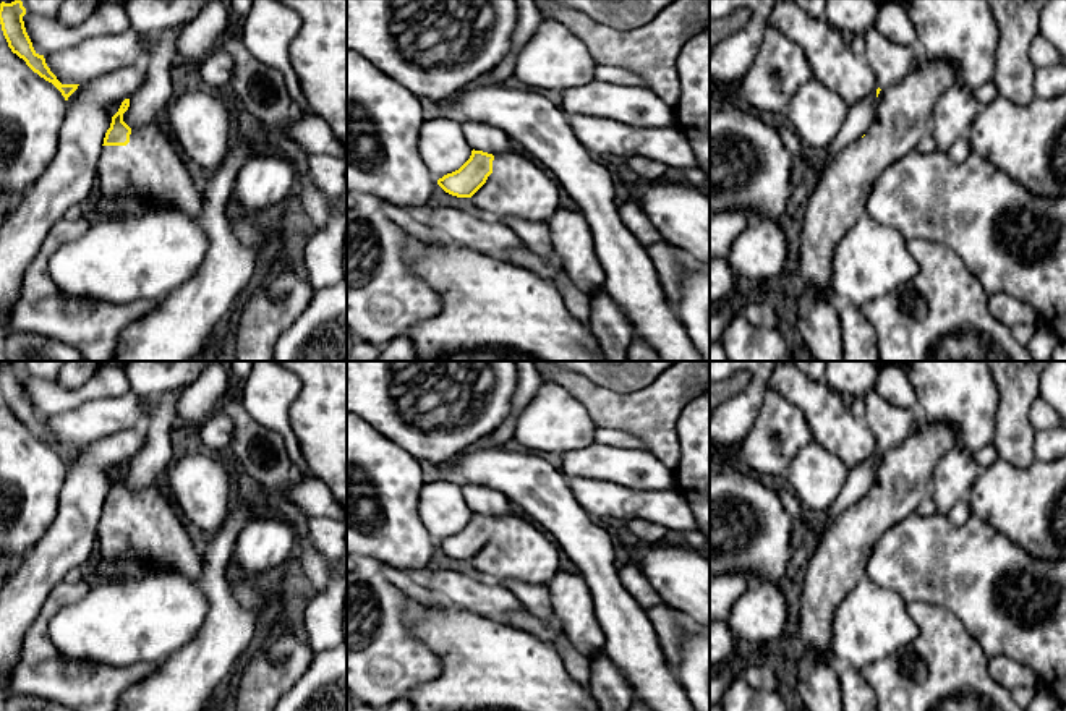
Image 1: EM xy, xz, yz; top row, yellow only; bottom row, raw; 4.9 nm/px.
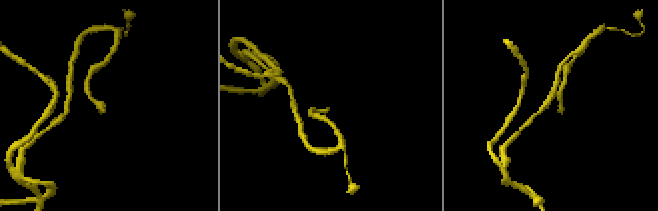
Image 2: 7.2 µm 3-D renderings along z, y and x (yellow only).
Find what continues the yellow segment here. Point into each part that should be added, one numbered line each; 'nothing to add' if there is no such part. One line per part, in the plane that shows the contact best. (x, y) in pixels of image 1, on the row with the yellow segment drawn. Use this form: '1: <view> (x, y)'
1: xz (519, 187)

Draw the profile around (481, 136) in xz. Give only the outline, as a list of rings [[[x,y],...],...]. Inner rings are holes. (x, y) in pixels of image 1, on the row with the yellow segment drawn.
[[[467,120],[462,121],[462,131],[467,143],[475,151],[501,155],[515,147],[505,131],[488,123]]]

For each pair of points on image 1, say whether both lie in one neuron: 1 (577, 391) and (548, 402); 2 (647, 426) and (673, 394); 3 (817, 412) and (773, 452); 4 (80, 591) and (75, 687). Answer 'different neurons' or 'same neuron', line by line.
1: different neurons
2: same neuron
3: different neurons
4: same neuron

